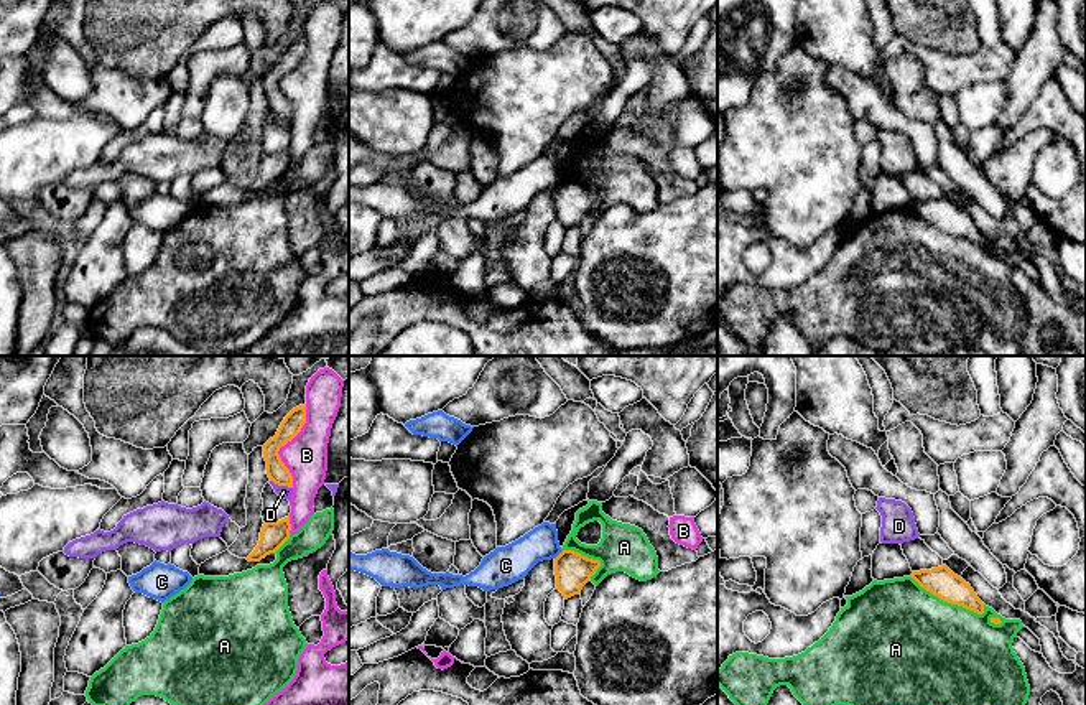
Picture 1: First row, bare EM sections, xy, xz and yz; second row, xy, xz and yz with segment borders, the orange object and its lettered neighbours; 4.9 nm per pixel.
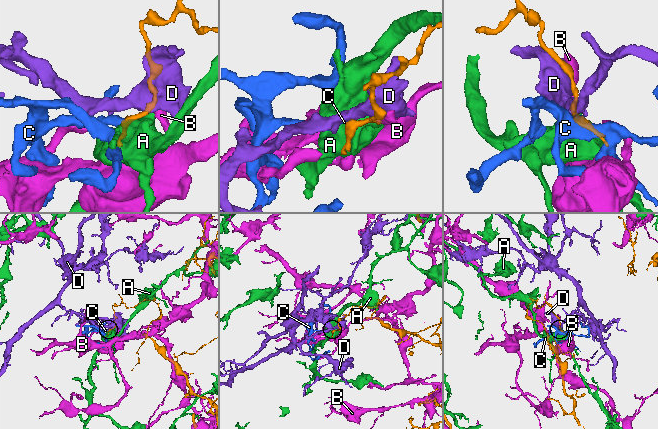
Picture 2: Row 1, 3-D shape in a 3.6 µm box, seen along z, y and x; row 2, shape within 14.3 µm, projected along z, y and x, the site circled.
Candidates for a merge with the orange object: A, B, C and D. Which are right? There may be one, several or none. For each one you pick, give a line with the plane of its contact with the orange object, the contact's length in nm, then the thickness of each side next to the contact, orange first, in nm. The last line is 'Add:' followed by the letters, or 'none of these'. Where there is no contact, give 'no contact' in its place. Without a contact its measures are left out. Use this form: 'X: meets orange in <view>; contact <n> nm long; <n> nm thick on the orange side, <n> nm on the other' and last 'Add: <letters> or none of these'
Add: none of these

